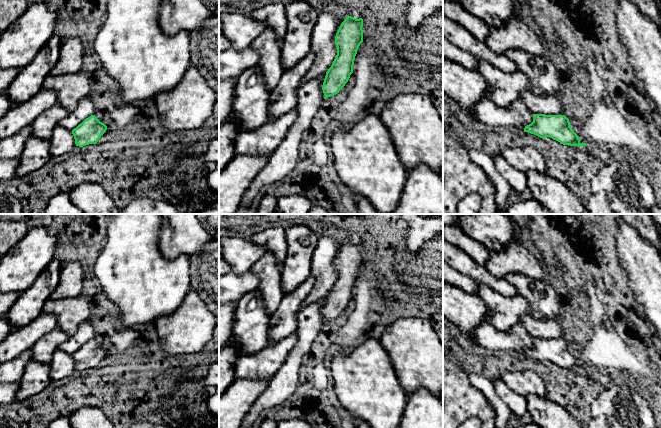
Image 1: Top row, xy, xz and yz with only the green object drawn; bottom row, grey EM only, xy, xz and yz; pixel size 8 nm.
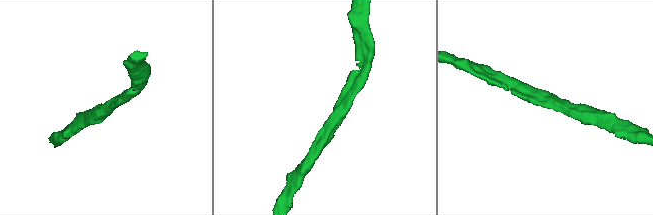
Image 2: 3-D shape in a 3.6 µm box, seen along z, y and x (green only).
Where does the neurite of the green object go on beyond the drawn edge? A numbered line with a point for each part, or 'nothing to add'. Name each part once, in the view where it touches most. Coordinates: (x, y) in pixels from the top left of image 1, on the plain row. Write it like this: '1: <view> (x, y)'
nothing to add

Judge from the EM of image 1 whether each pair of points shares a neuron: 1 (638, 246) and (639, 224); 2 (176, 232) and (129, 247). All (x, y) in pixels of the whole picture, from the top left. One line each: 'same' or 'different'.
1: different
2: different

